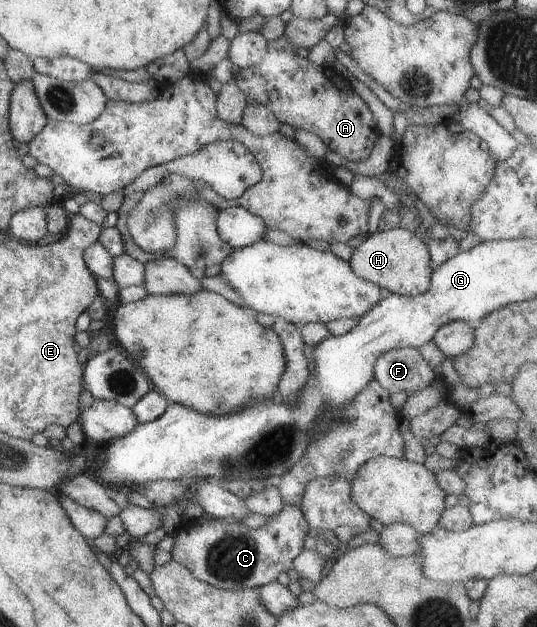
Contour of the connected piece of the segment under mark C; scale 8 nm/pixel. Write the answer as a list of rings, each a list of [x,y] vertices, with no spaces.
[[[297,504],[283,505],[279,512],[265,518],[265,521],[255,529],[236,523],[234,520],[205,516],[199,520],[183,521],[173,533],[171,559],[187,568],[193,574],[193,578],[218,589],[234,591],[257,588],[273,582],[281,572],[287,572],[292,568],[293,559],[303,550],[303,539],[310,526]]]

